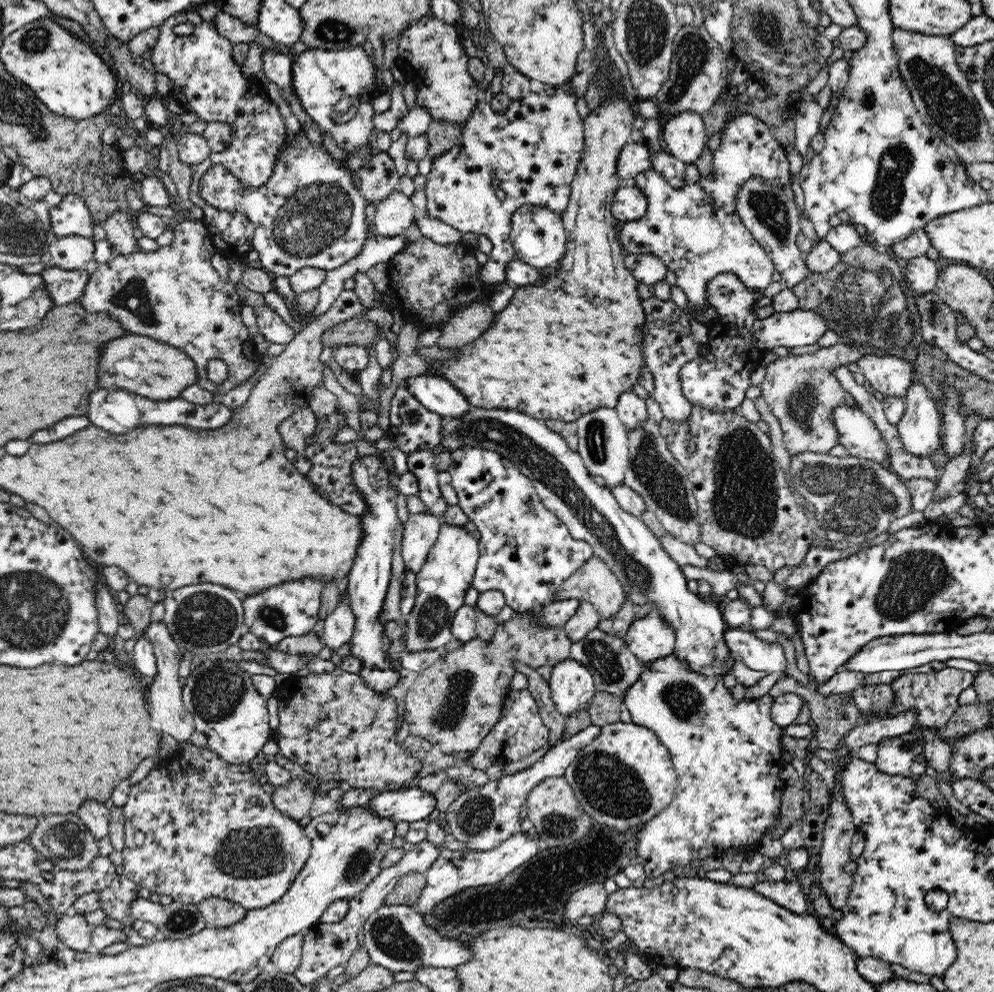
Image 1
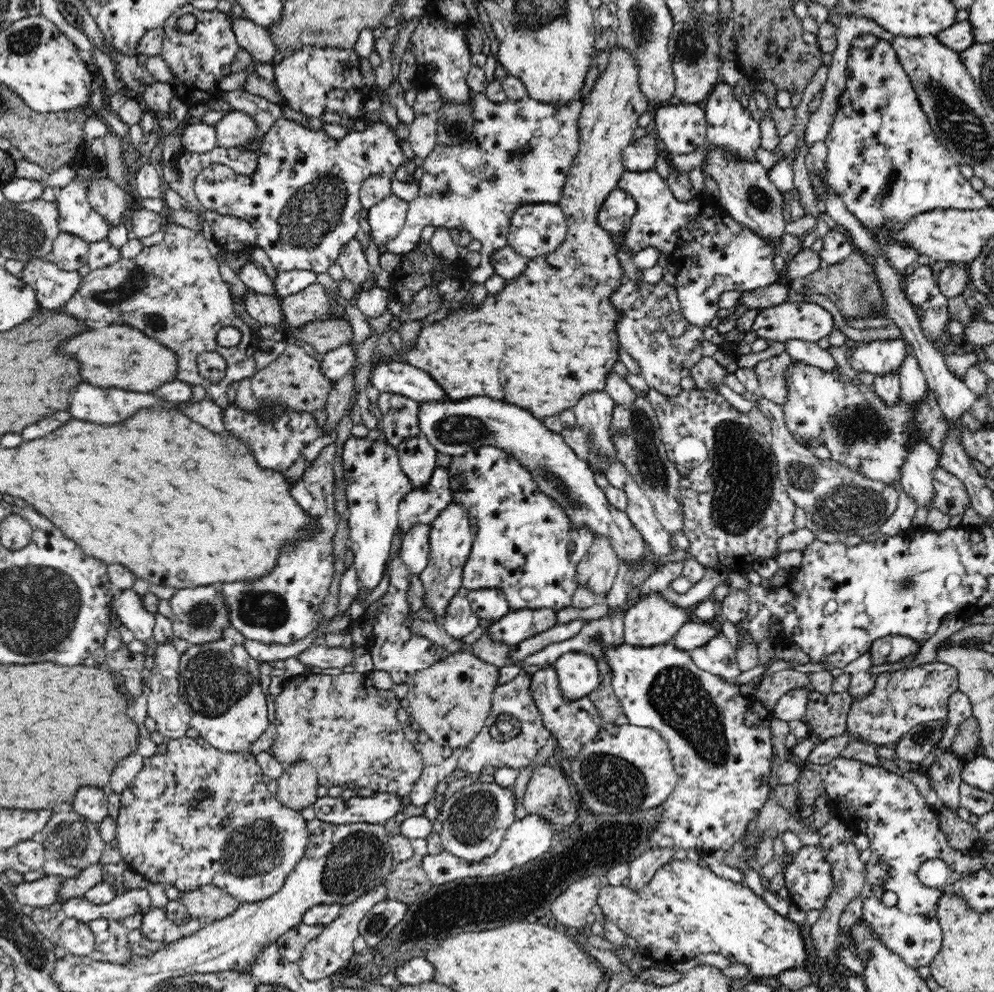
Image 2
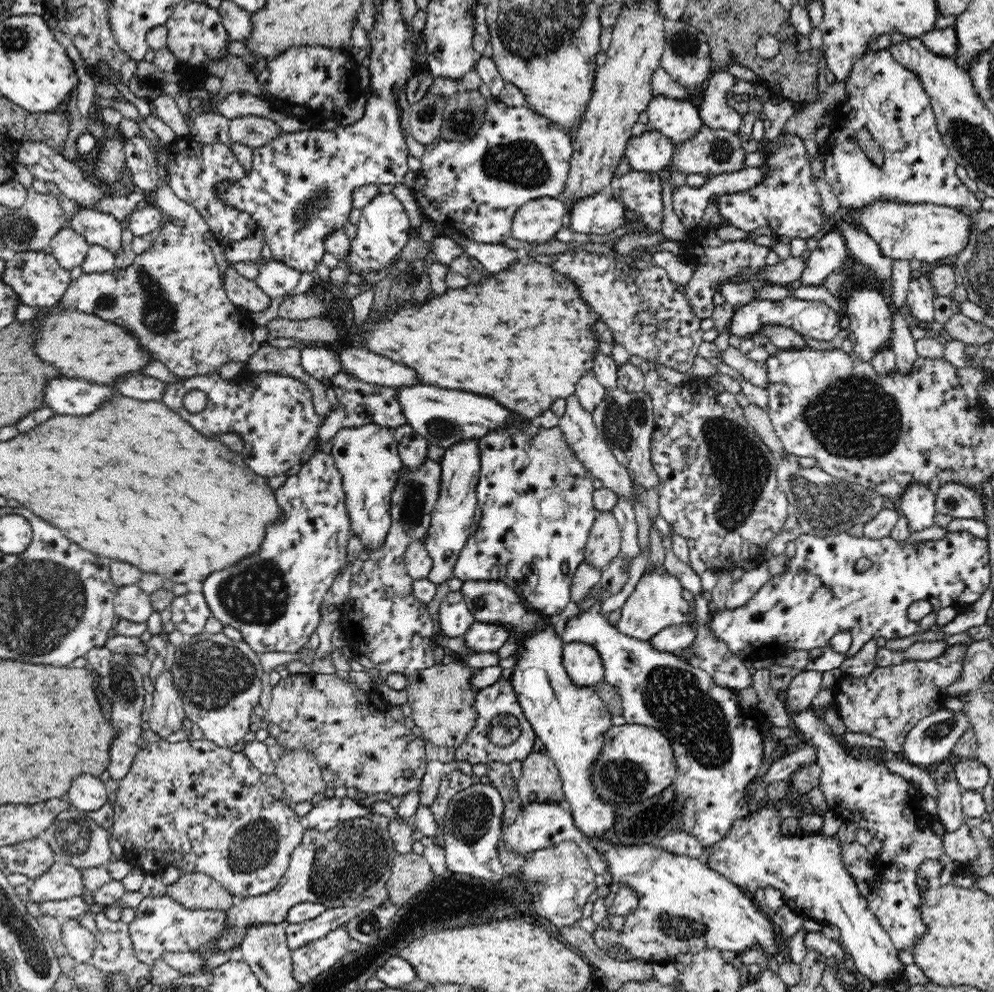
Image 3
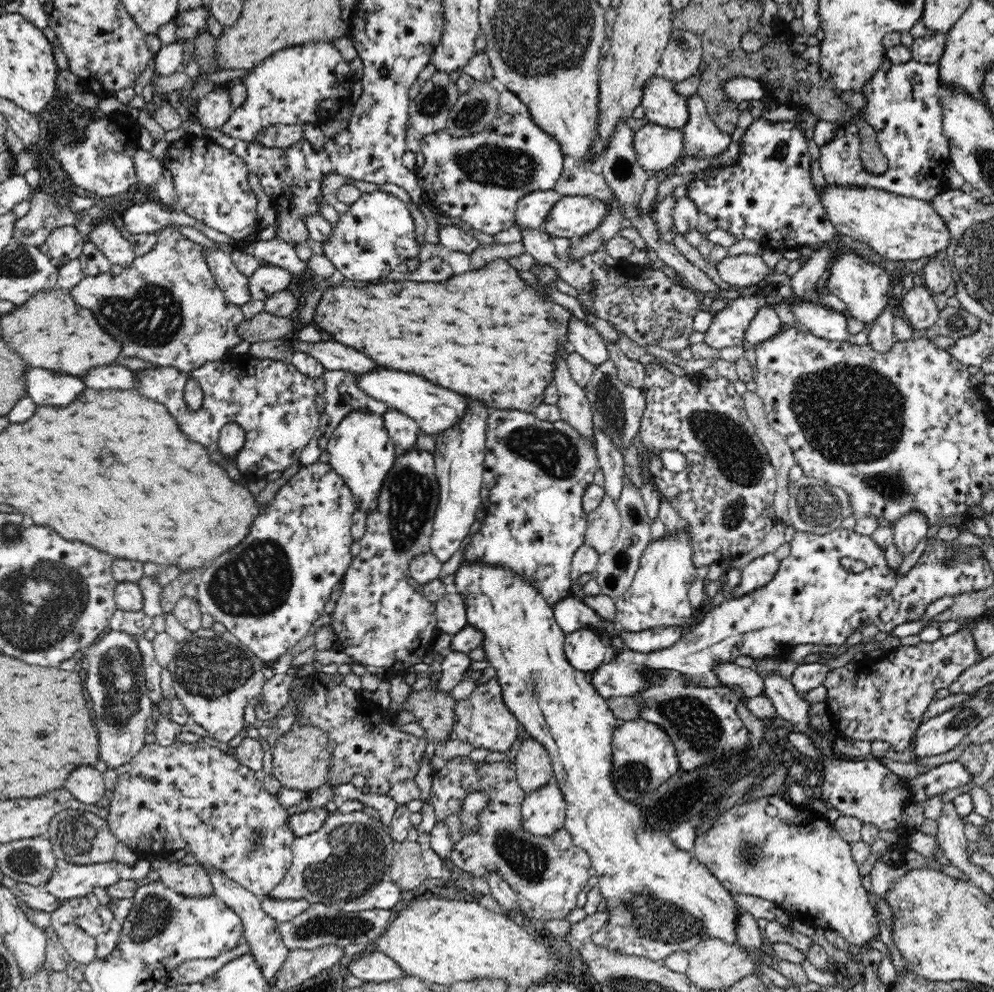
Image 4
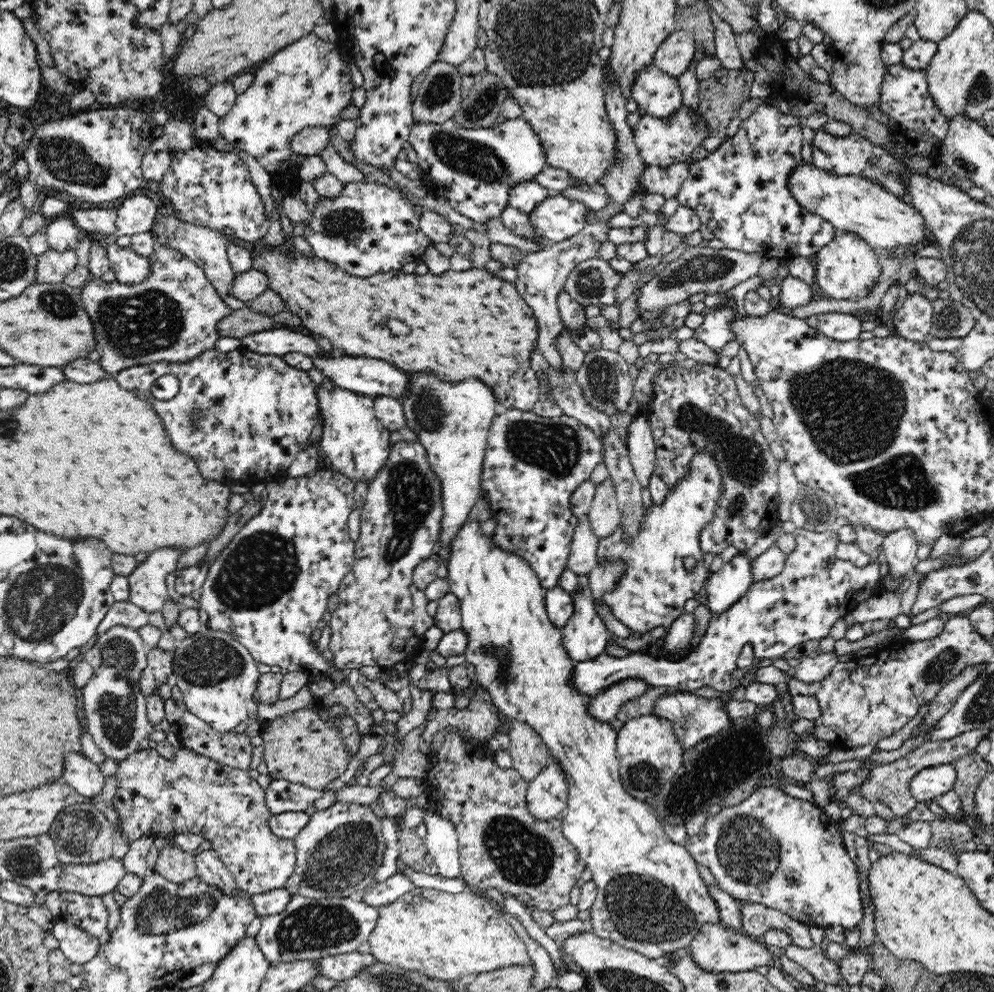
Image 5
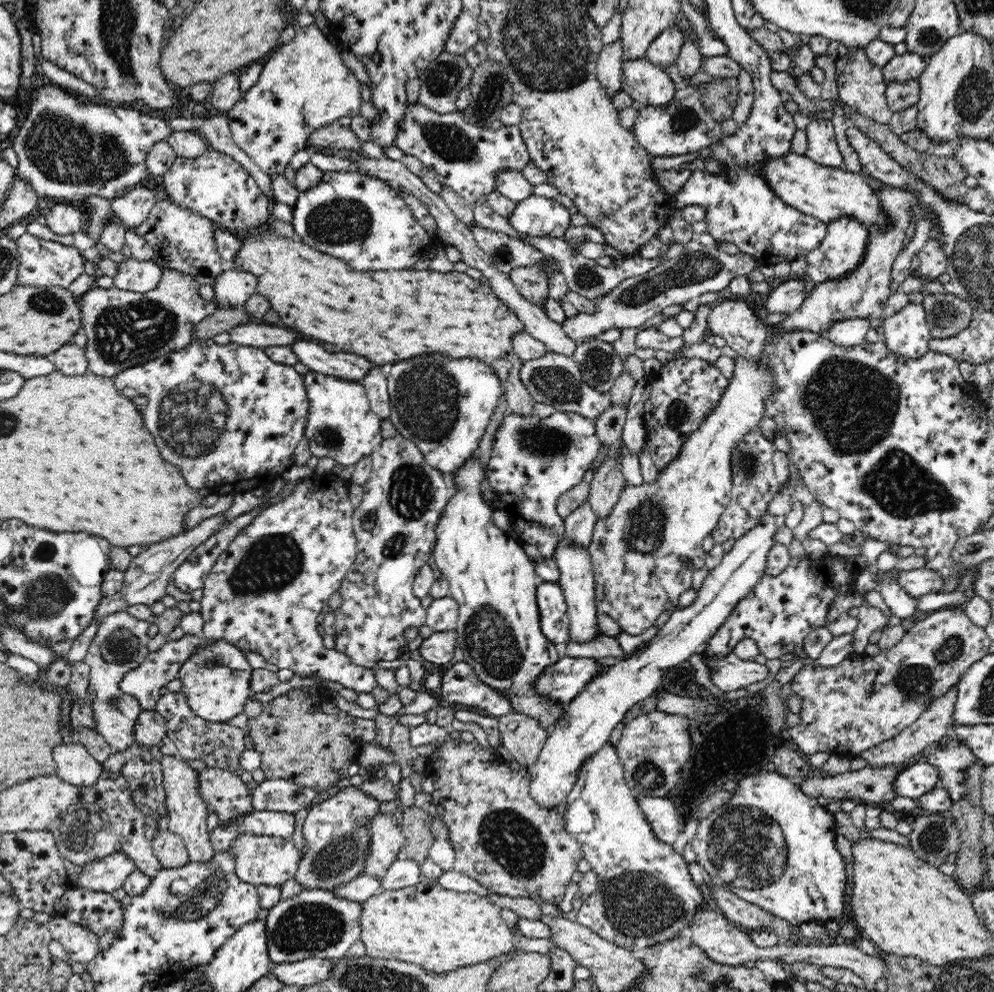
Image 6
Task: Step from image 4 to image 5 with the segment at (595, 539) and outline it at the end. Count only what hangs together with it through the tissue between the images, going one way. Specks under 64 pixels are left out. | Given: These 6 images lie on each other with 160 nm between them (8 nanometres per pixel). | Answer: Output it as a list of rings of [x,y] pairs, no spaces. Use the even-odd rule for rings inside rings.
[[[611,477],[596,484],[594,501],[586,517],[599,538],[610,536],[621,522],[622,513],[617,500],[615,482]]]

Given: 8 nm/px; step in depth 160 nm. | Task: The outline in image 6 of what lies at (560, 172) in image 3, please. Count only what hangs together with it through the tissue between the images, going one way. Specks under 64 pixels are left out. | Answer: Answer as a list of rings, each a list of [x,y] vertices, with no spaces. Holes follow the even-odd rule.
[[[418,101],[406,106],[398,122],[394,145],[404,154],[416,156],[424,165],[432,166],[442,184],[463,196],[470,205],[476,200],[486,201],[486,196],[496,187],[494,178],[498,170],[521,171],[531,162],[519,125],[502,126],[498,130],[484,128],[470,124],[458,110],[440,114]]]

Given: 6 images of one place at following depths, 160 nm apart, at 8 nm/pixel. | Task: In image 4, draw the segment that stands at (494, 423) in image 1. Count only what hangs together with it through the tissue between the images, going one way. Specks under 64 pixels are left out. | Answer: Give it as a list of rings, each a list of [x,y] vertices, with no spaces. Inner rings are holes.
[[[376,366],[362,374],[352,373],[360,391],[368,393],[376,400],[381,400],[389,408],[395,408],[411,416],[426,434],[434,435],[436,432],[442,432],[464,416],[468,402],[465,395],[435,385],[421,376],[384,366]]]

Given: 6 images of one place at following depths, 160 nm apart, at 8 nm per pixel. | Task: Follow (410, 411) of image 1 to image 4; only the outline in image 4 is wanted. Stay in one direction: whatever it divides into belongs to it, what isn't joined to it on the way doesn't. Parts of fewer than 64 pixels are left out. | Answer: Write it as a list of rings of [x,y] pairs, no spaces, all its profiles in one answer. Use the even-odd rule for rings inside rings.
[[[343,370],[325,371],[323,378],[325,390],[322,396],[326,398],[327,406],[319,418],[318,430],[314,433],[313,439],[304,447],[304,450],[302,450],[300,454],[300,458],[298,458],[298,462],[302,467],[318,462],[318,457],[324,452],[328,440],[332,437],[334,428],[342,422],[342,419],[348,412],[352,412],[352,410],[367,410],[368,412],[382,415],[389,408],[389,406],[381,400],[376,400],[368,393],[360,391],[358,385],[356,385],[354,373],[352,372]]]

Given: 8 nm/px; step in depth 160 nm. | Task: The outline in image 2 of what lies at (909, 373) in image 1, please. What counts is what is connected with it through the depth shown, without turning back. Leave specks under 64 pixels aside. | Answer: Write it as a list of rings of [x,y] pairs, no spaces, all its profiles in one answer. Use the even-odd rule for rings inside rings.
[[[903,338],[861,340],[855,345],[848,364],[858,372],[872,372],[875,375],[897,373],[908,352]]]

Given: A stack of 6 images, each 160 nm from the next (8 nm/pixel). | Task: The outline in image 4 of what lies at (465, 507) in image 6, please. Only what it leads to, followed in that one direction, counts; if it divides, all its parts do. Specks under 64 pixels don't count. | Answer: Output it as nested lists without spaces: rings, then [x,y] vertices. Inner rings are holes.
[[[464,559],[454,572],[454,584],[456,586],[456,593],[464,597],[467,624],[477,628],[478,631],[484,635],[484,640],[482,640],[482,646],[480,647],[483,649],[484,658],[486,658],[489,666],[492,666],[495,670],[496,675],[493,678],[500,683],[502,697],[506,707],[512,712],[513,716],[518,720],[518,723],[521,723],[524,729],[526,729],[527,735],[544,745],[544,748],[549,752],[555,778],[558,781],[567,804],[563,827],[571,835],[572,844],[588,853],[591,862],[590,868],[596,872],[602,898],[606,900],[604,913],[608,915],[608,920],[604,922],[602,928],[600,928],[597,933],[594,933],[590,939],[598,944],[598,946],[605,946],[606,948],[617,950],[624,954],[642,956],[658,962],[662,962],[666,956],[670,956],[672,952],[692,950],[698,942],[706,940],[708,936],[715,936],[726,942],[736,943],[737,938],[736,933],[734,933],[734,922],[736,922],[736,918],[738,918],[738,908],[736,901],[730,897],[729,890],[726,890],[726,887],[722,886],[718,882],[718,879],[714,878],[714,875],[710,873],[708,867],[704,866],[694,857],[692,850],[683,851],[670,840],[666,832],[662,831],[662,829],[654,830],[650,828],[652,825],[644,822],[645,812],[642,812],[638,803],[622,798],[615,789],[613,783],[614,761],[612,761],[613,750],[611,745],[614,732],[617,730],[617,718],[609,708],[607,700],[600,696],[594,689],[594,685],[590,683],[587,673],[576,670],[567,659],[564,648],[565,632],[557,625],[553,608],[546,602],[546,597],[542,596],[542,593],[538,592],[538,589],[530,584],[530,581],[527,580],[525,576],[522,576],[520,572],[516,572],[501,564],[488,564],[481,560],[469,562],[469,560]]]

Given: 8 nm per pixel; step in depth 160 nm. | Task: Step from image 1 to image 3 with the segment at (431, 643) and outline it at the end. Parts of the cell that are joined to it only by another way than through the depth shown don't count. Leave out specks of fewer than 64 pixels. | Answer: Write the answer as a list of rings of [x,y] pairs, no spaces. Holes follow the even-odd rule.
[[[478,438],[460,440],[445,448],[440,460],[441,492],[431,514],[431,525],[424,540],[425,547],[433,560],[428,579],[436,585],[446,582],[453,575],[456,560],[466,541],[471,537],[474,510],[477,507],[476,487],[481,471],[481,448]]]

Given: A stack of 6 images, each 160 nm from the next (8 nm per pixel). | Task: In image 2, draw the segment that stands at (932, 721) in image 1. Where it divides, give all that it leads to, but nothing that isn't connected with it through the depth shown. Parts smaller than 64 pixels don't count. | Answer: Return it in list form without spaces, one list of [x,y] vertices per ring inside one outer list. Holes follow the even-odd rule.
[[[924,662],[876,675],[874,689],[863,698],[854,697],[847,717],[846,734],[877,746],[897,744],[914,726],[947,720],[947,701],[958,690],[957,668],[946,663]]]

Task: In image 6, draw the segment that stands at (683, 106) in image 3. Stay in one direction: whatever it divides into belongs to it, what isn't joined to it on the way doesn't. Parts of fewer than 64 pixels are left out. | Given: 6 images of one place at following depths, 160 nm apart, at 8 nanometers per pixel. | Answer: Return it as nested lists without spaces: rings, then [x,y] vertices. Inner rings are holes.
[[[648,58],[623,60],[622,89],[642,105],[667,105],[676,93],[674,82],[663,67],[652,64]]]

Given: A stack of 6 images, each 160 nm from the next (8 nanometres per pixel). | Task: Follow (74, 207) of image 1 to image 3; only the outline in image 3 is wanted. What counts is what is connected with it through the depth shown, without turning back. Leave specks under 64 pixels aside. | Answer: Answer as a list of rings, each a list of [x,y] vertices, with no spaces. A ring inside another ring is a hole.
[[[79,206],[78,213],[69,222],[69,227],[79,232],[89,245],[106,248],[112,255],[120,254],[122,226],[112,214],[104,214],[92,208]]]

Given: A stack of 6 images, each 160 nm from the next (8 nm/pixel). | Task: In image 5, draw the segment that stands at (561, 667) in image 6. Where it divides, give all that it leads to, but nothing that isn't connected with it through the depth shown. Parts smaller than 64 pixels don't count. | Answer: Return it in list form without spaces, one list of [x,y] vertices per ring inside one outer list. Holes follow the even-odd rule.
[[[811,527],[798,528],[794,533],[796,540],[795,550],[787,555],[786,564],[782,572],[774,578],[755,582],[741,599],[738,599],[726,612],[721,612],[709,620],[705,634],[701,637],[698,646],[690,649],[684,658],[672,658],[672,656],[650,656],[650,652],[633,652],[624,658],[612,657],[606,652],[594,656],[592,660],[574,662],[570,685],[574,685],[577,692],[585,696],[594,697],[603,689],[608,688],[614,682],[620,682],[624,678],[637,676],[645,680],[649,686],[670,686],[681,693],[692,693],[703,686],[709,686],[723,693],[732,691],[732,672],[737,668],[738,656],[746,645],[750,645],[755,652],[757,661],[767,658],[773,661],[782,658],[792,646],[806,642],[806,640],[820,640],[830,634],[832,624],[838,618],[844,618],[851,613],[857,604],[868,600],[870,596],[876,596],[885,591],[881,584],[878,570],[878,561],[868,563],[863,567],[854,565],[851,561],[836,557],[836,545],[838,535],[836,528],[828,528],[821,532]]]

